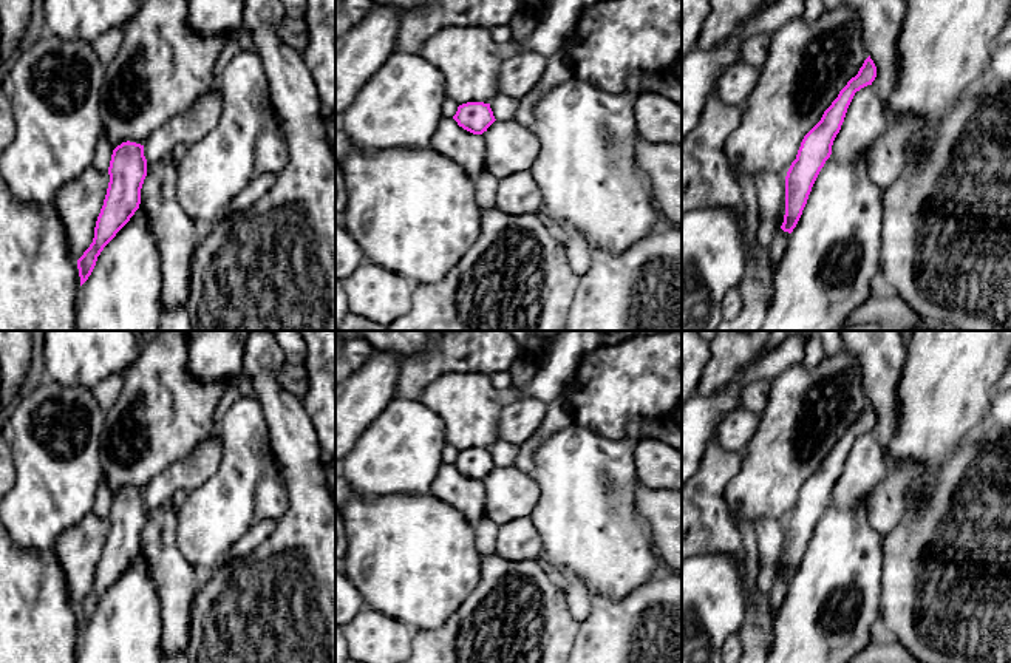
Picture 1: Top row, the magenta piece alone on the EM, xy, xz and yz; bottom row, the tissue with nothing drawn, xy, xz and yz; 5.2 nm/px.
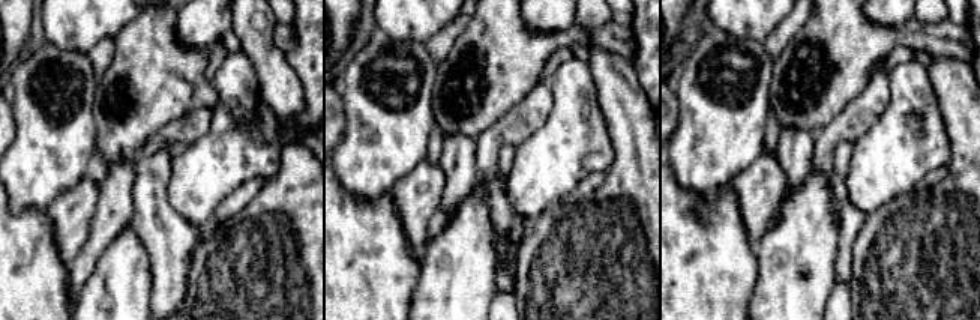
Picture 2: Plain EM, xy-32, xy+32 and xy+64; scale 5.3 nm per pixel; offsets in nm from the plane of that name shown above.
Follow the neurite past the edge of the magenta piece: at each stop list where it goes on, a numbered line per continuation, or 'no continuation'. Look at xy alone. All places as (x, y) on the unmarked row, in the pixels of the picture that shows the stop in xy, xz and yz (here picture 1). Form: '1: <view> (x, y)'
no continuation

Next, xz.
no continuation

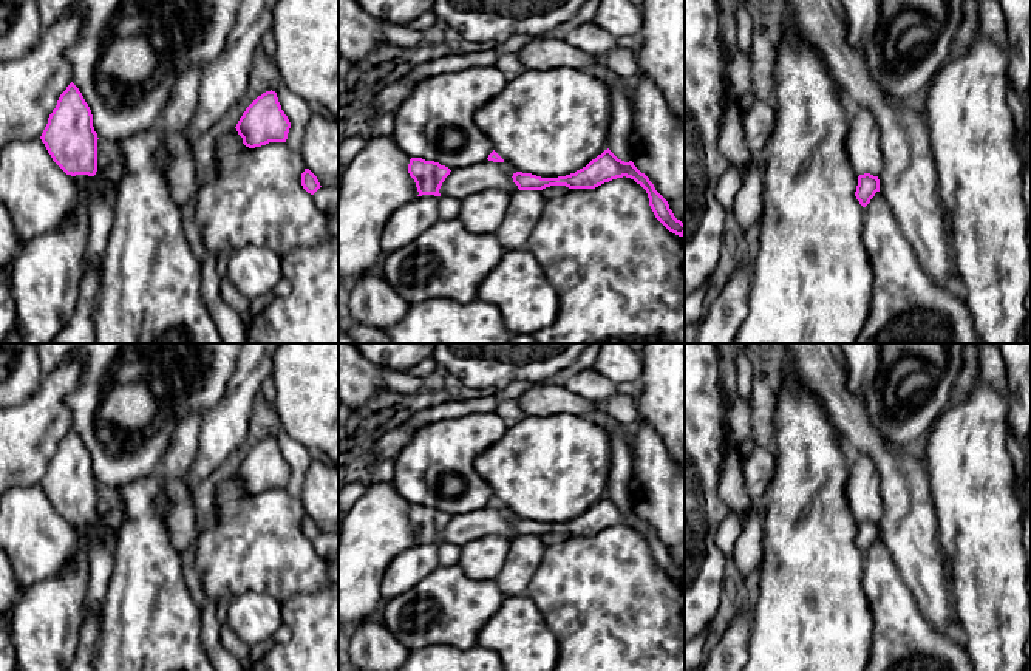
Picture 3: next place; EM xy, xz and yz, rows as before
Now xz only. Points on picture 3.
no continuation

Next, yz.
no continuation

